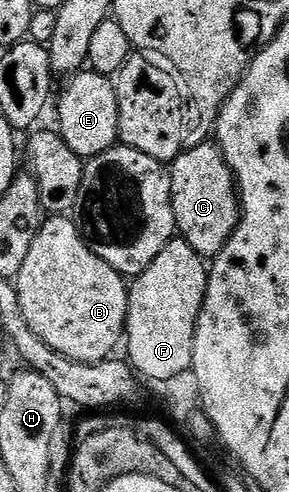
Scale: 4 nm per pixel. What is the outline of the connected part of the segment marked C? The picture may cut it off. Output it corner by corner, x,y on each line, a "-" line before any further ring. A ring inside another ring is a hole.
215,143
185,148
184,152
171,162
172,210
176,216
179,236
198,255
215,259
226,247
240,223
241,204
232,168
220,154

